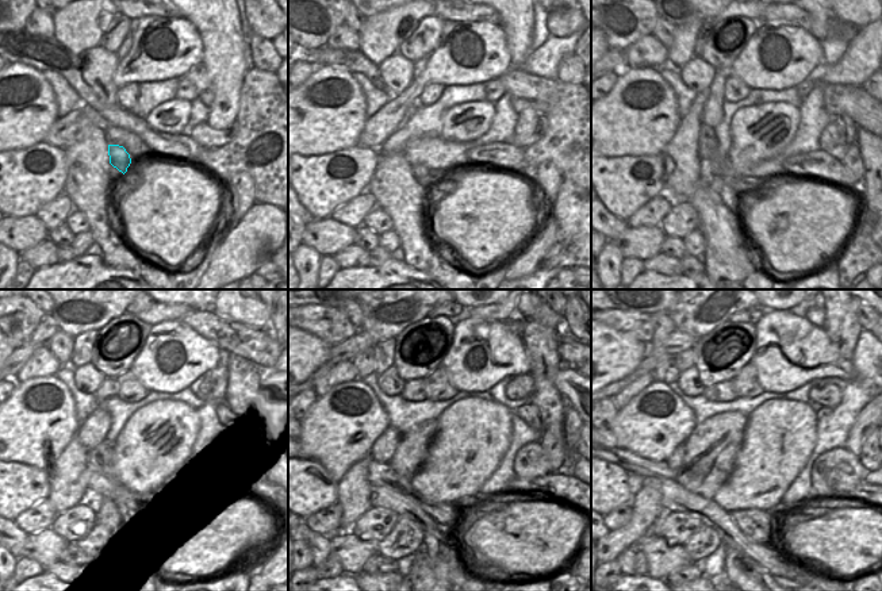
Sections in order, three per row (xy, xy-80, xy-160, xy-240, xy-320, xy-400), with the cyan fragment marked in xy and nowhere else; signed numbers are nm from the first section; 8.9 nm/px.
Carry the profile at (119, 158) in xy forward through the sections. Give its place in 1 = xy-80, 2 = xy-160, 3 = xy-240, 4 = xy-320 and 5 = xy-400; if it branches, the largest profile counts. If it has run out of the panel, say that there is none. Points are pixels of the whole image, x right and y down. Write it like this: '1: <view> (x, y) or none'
1: xy-80 (424, 176)
2: xy-160 (717, 183)
3: xy-240 (106, 525)
4: xy-320 (405, 538)
5: xy-400 (705, 541)

